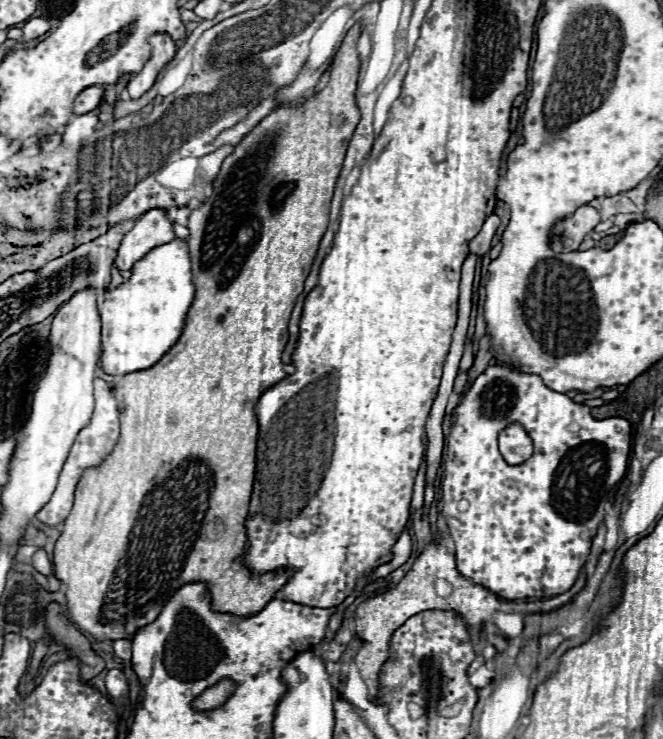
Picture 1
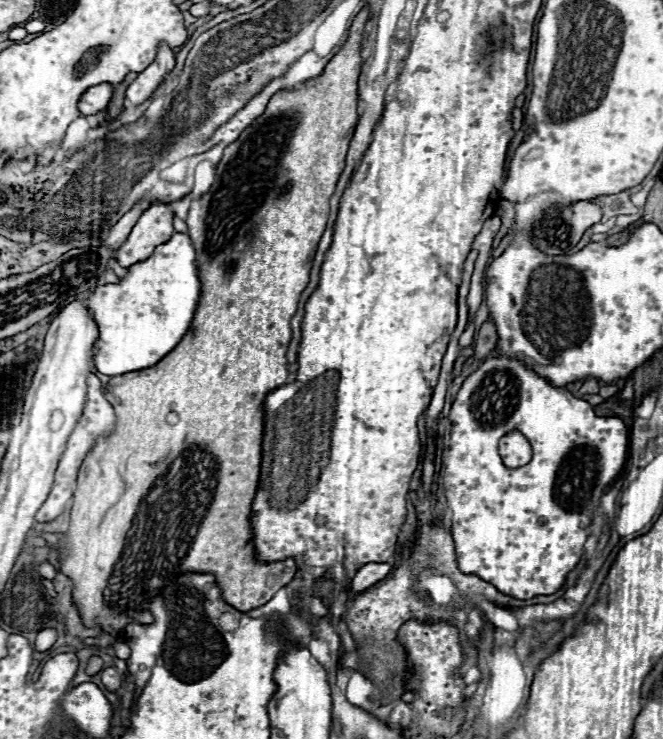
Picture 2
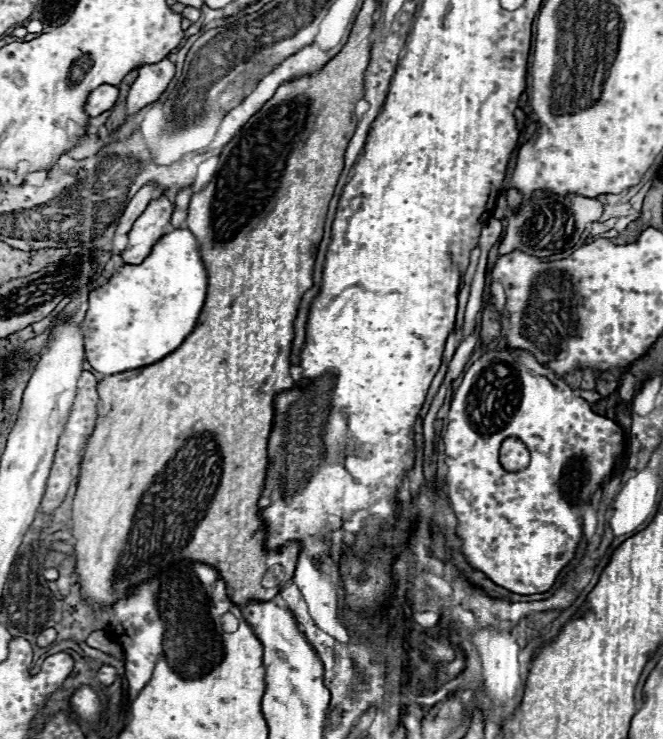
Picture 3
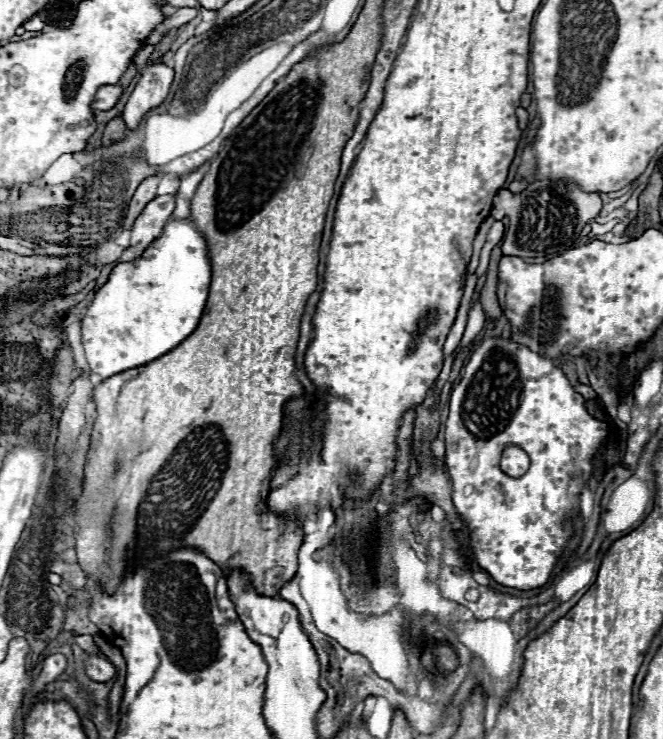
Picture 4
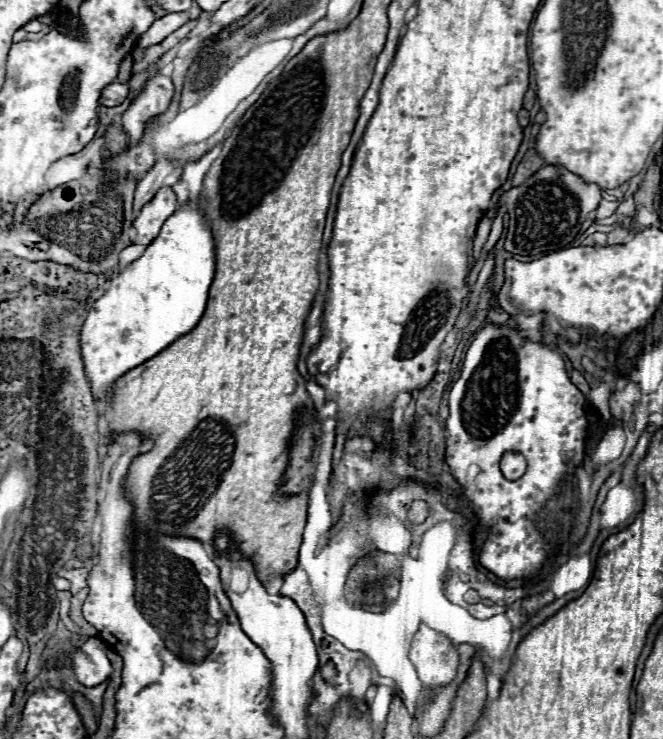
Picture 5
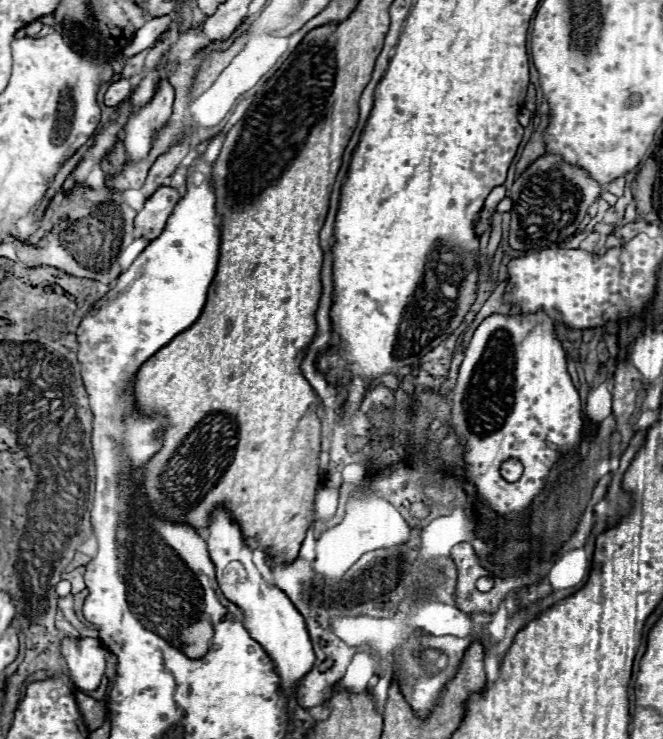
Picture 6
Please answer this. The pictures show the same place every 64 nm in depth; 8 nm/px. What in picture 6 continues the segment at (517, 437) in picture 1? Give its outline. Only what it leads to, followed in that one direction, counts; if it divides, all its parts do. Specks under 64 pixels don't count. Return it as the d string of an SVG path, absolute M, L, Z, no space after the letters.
M506 460L506 462L502 464L502 476L504 476L506 480L510 480L510 482L518 480L518 478L522 476L522 464L520 464L518 460Z

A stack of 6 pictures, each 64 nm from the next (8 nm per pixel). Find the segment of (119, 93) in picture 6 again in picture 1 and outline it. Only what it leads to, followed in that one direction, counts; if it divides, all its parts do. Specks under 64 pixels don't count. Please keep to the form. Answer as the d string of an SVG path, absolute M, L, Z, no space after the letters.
M90 86L82 90L74 102L74 112L76 114L88 114L94 108L102 106L104 102L104 86Z

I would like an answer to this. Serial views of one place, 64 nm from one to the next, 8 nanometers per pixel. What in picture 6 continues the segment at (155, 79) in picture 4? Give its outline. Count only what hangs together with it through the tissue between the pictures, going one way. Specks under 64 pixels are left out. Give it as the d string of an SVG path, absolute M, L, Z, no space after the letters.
M162 80L154 98L128 120L124 148L132 164L138 164L148 156L156 132L160 132L168 124L168 118L172 114L172 102L174 90L168 80Z

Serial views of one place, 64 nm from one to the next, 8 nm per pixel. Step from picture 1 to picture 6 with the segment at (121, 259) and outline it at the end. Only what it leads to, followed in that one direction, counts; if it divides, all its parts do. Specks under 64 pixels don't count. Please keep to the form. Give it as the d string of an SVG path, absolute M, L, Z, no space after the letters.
M160 186L144 204L144 208L136 216L136 228L140 228L140 234L148 240L154 240L160 236L160 232L166 226L166 220L170 218L174 204L180 200L180 194L172 186Z

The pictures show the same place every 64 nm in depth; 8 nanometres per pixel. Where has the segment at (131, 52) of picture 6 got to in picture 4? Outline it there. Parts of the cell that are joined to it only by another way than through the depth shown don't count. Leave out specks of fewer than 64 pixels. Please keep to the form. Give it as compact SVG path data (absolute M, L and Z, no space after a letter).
M180 8L180 10L176 10L172 16L168 16L162 24L156 26L156 30L150 34L150 38L146 40L146 44L158 44L160 38L162 38L166 32L170 32L170 30L174 30L174 28L180 28L182 24L188 24L190 20L196 18L196 14L198 14L198 12L196 12L194 8Z

